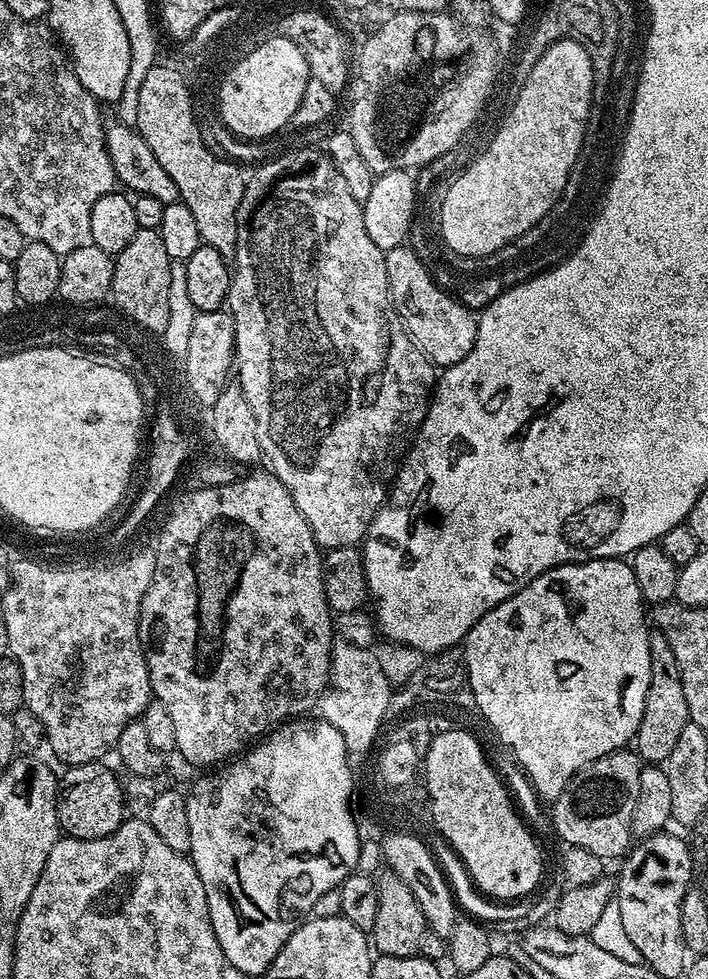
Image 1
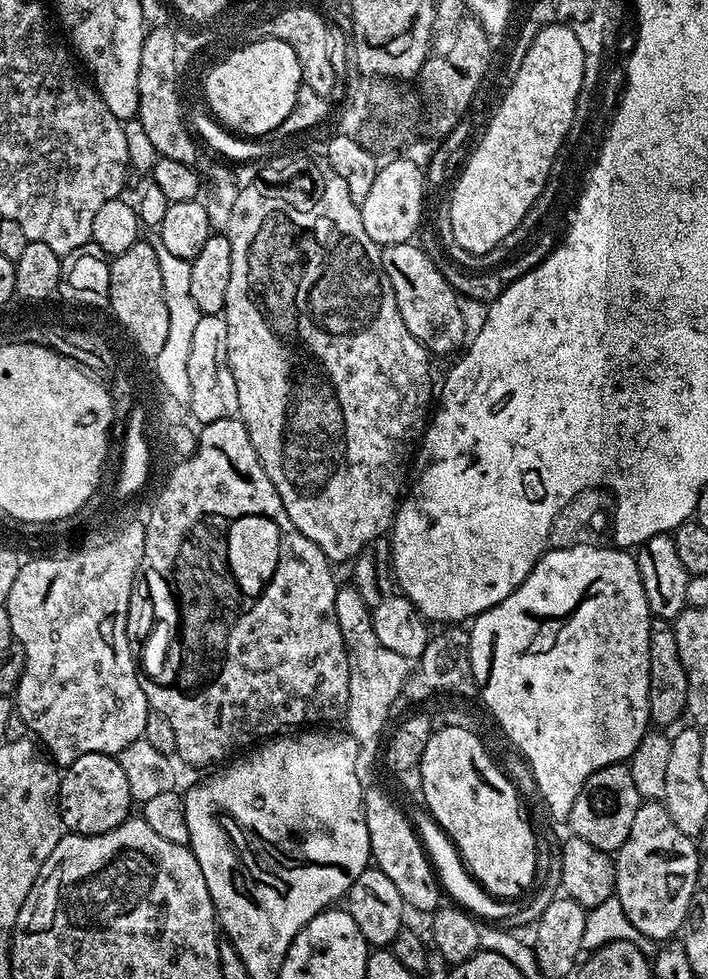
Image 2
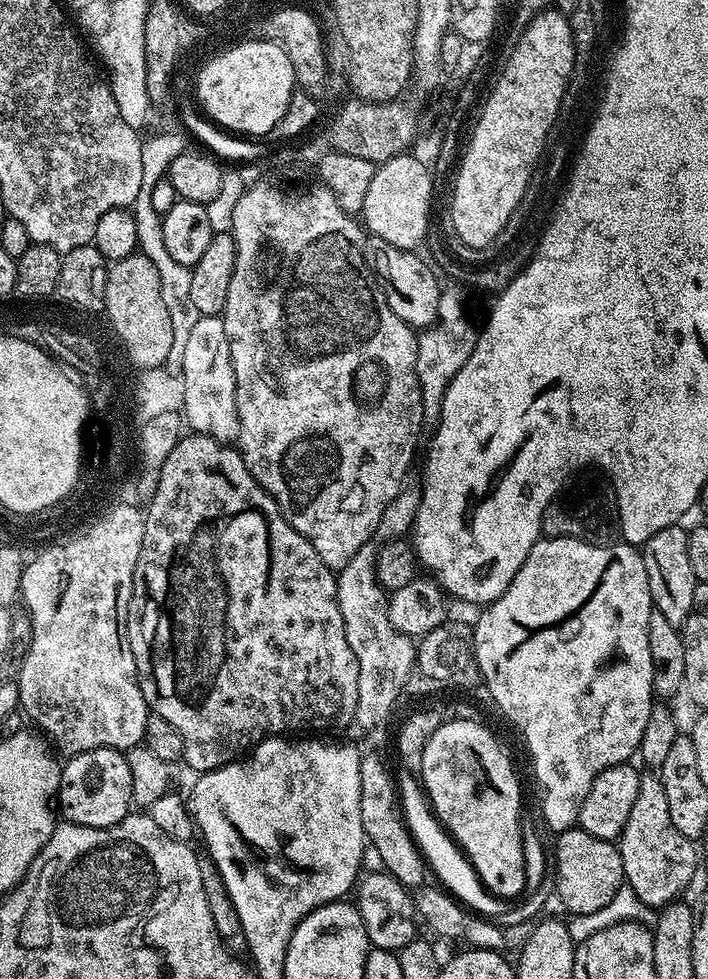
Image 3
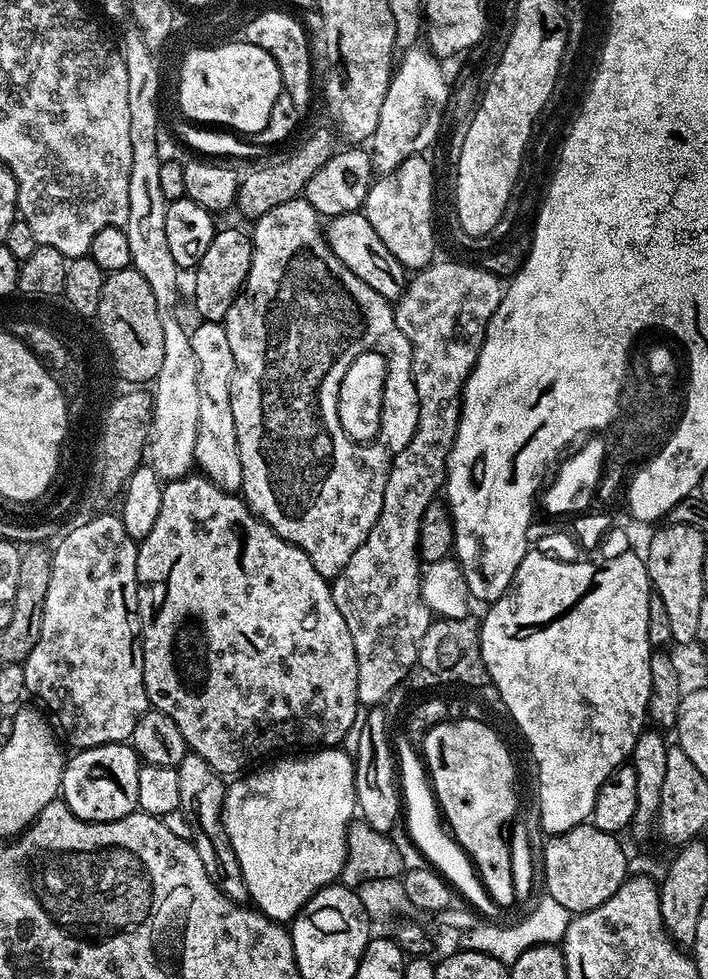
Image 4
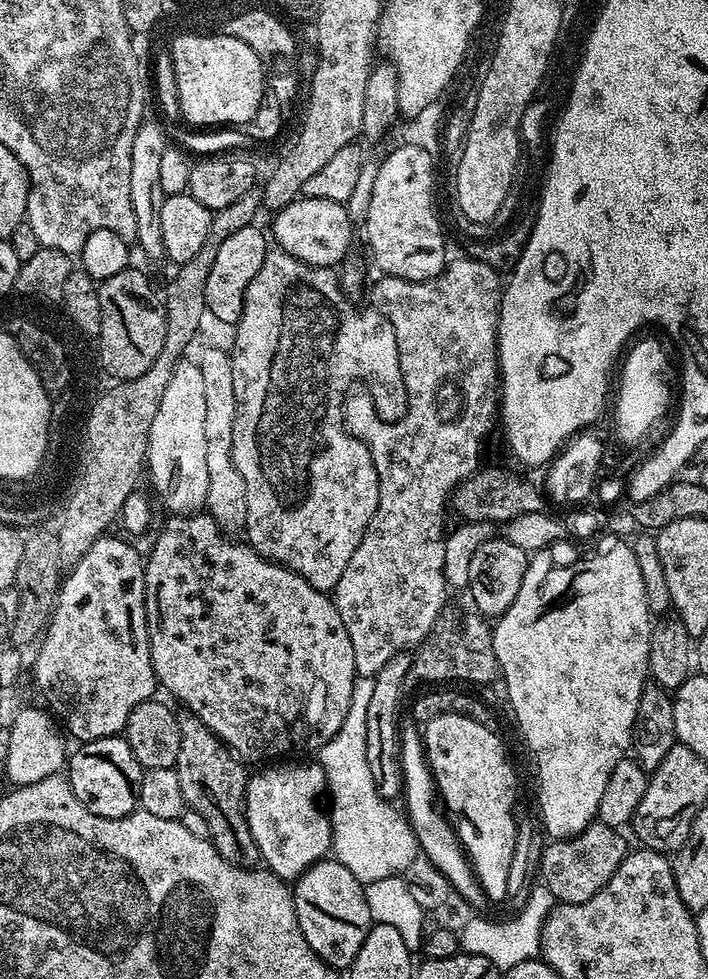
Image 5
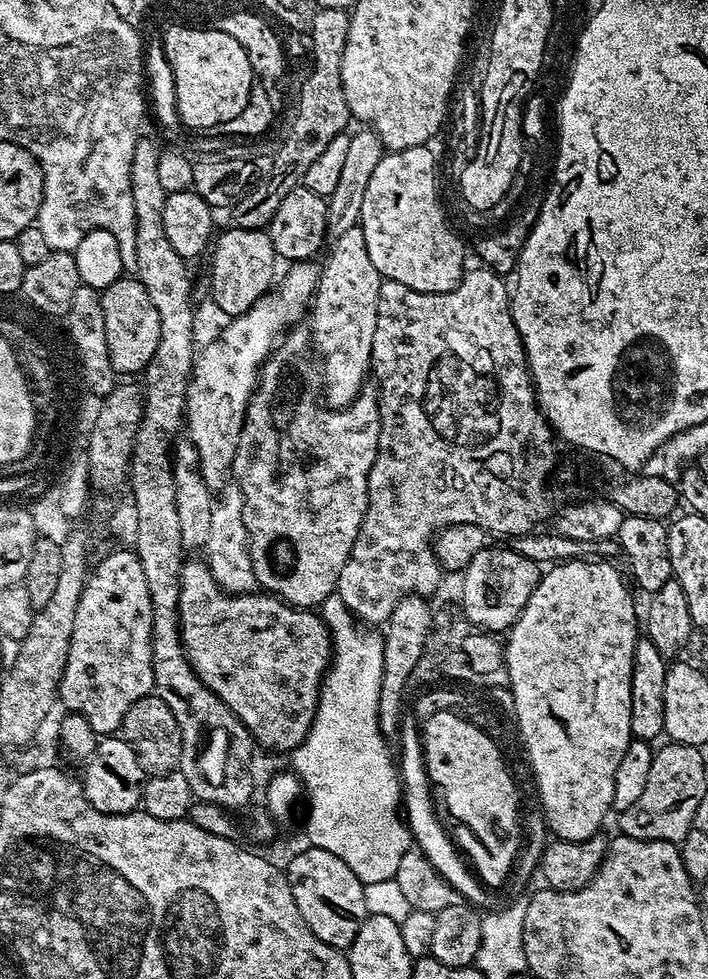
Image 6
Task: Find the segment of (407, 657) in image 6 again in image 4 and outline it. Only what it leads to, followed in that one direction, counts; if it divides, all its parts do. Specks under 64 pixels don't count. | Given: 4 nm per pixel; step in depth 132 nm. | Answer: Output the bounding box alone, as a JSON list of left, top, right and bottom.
[356,706,402,833]

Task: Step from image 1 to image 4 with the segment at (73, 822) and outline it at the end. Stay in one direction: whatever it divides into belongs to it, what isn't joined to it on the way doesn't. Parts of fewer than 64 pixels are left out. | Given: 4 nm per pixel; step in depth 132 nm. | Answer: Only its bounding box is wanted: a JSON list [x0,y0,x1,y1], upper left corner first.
[60,743,141,824]

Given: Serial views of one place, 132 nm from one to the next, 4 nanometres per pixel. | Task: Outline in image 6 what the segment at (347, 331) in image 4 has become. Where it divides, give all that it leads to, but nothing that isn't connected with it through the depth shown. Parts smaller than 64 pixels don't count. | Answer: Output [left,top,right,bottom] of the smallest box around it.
[231,326,380,610]

